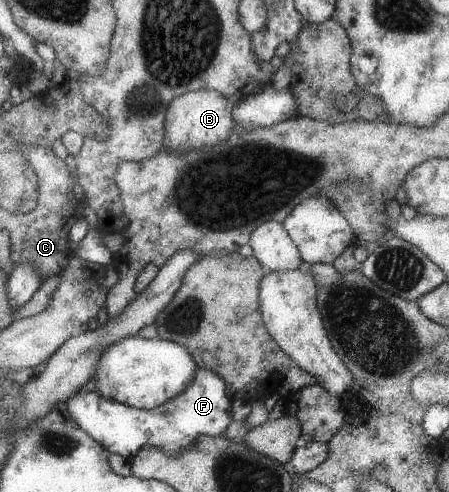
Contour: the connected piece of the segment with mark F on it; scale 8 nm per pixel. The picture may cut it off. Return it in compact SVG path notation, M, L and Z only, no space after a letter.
M197 366L190 385L167 402L145 410L104 399L96 390L76 392L65 401L67 412L80 428L109 452L129 460L144 446L175 454L187 448L199 435L220 436L231 422L231 399L223 379Z

